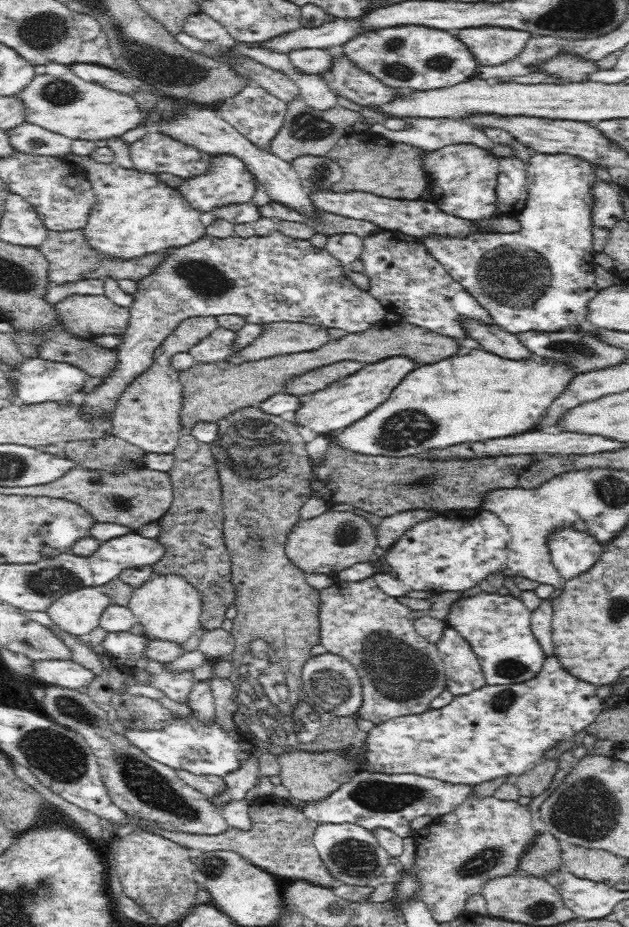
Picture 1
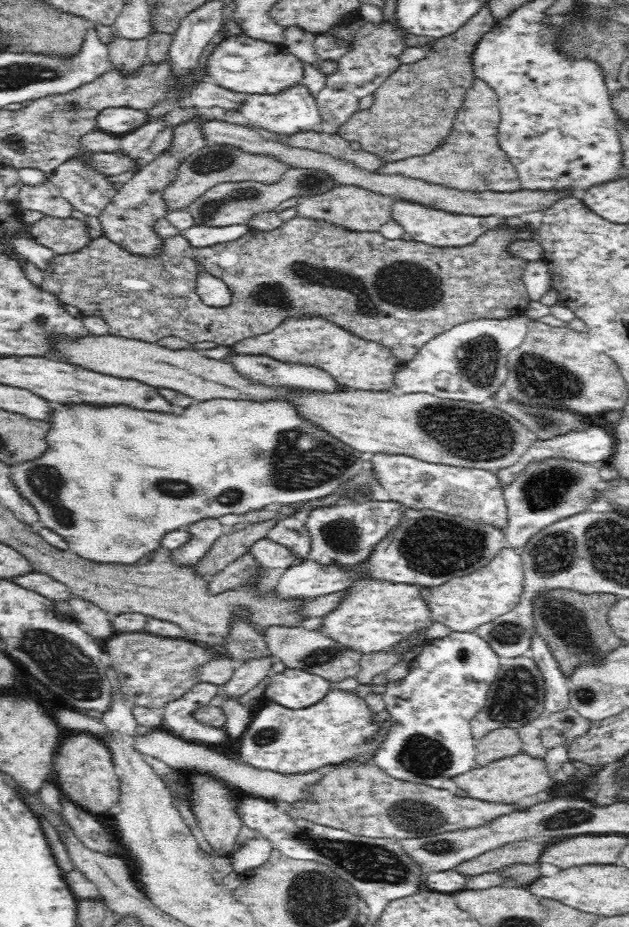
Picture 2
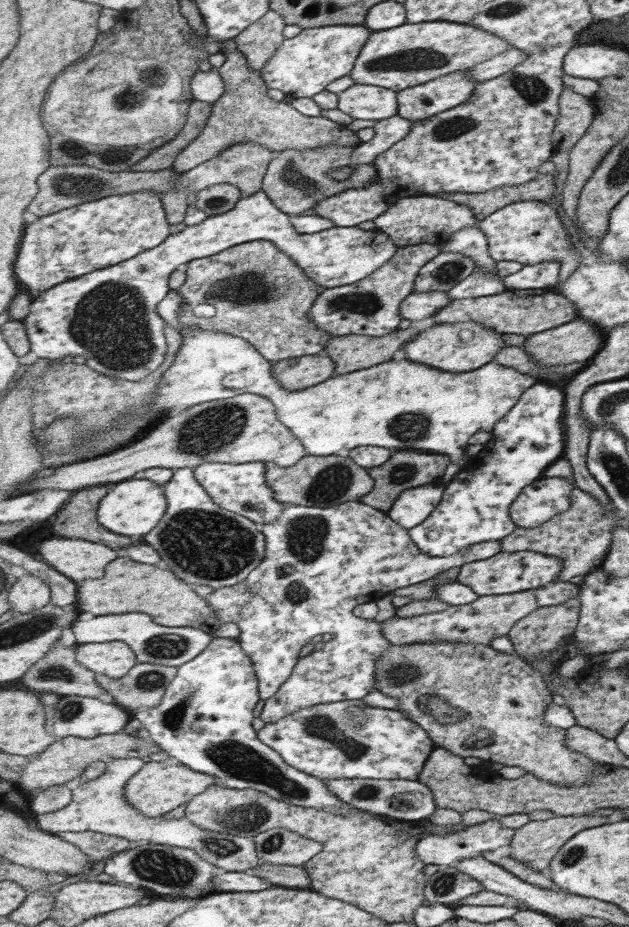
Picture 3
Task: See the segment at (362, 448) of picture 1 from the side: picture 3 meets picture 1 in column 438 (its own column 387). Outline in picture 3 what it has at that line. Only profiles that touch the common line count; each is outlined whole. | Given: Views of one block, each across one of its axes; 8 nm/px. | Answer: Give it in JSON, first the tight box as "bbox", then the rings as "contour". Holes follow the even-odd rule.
{"bbox":[148,289,536,462],"contour":[[[178,289],[172,290],[157,304],[157,314],[165,320],[167,325],[174,326],[182,334],[183,344],[176,361],[166,370],[161,386],[152,398],[148,414],[151,423],[197,404],[253,393],[270,398],[275,403],[278,417],[295,432],[295,436],[303,442],[303,446],[307,446],[309,455],[330,457],[345,454],[346,452],[341,452],[341,450],[351,450],[355,446],[379,446],[381,444],[383,448],[389,448],[389,450],[439,452],[439,454],[447,455],[451,462],[454,462],[454,460],[463,460],[467,438],[471,434],[479,430],[490,432],[491,428],[511,410],[517,398],[523,394],[523,390],[536,383],[536,379],[531,375],[523,374],[514,367],[501,366],[494,360],[478,369],[467,371],[467,374],[451,374],[451,372],[441,372],[437,368],[429,368],[429,366],[405,359],[391,360],[391,362],[383,362],[383,366],[371,366],[369,370],[343,374],[319,386],[313,386],[309,390],[289,392],[274,377],[273,362],[263,357],[262,352],[246,338],[205,330],[201,327],[188,327],[183,324],[180,313],[184,304],[185,298]]]}

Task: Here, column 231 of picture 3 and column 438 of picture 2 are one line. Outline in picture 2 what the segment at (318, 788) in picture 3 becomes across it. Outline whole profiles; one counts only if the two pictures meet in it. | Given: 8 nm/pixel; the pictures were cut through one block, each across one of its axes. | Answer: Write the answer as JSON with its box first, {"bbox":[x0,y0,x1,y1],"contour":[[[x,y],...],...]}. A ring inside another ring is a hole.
{"bbox":[371,632,502,789],"contour":[[[452,632],[450,636],[426,641],[424,646],[420,648],[420,652],[414,656],[414,664],[409,666],[409,672],[406,674],[404,680],[398,680],[398,682],[388,681],[386,683],[386,692],[381,694],[381,698],[384,702],[384,709],[386,708],[386,712],[390,714],[390,720],[392,720],[394,724],[390,725],[386,735],[382,736],[382,742],[378,744],[376,752],[372,754],[371,762],[378,765],[386,774],[389,774],[398,780],[433,786],[437,789],[444,788],[444,780],[450,780],[450,778],[456,776],[456,774],[464,774],[464,772],[476,768],[478,766],[475,761],[475,756],[477,754],[475,744],[477,740],[472,736],[470,720],[472,720],[472,717],[485,703],[486,696],[491,689],[491,683],[495,680],[496,675],[498,674],[498,668],[500,668],[501,661],[502,658],[498,657],[498,655],[494,653],[494,650],[490,649],[488,643],[474,633]]]}

